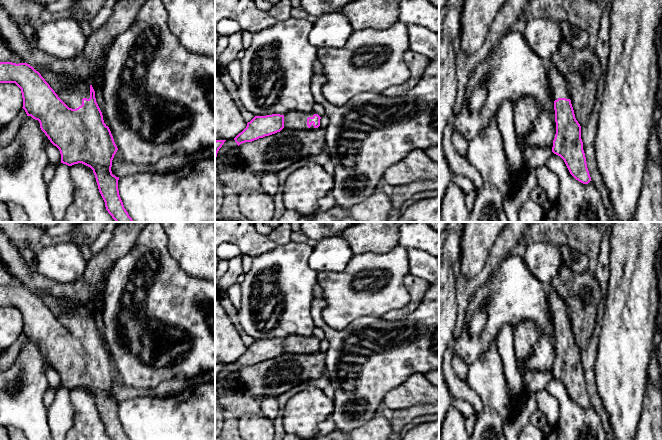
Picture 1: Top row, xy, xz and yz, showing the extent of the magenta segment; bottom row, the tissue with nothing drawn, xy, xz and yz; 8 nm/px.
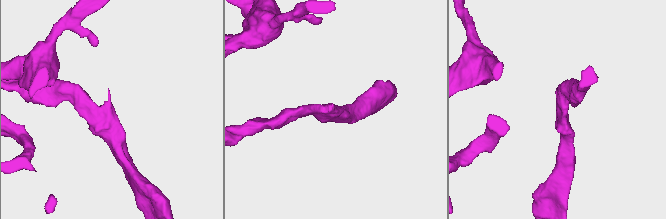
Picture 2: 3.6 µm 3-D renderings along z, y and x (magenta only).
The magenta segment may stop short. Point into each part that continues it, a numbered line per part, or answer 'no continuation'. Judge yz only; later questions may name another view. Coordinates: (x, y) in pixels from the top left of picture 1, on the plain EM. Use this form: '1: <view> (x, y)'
1: yz (559, 310)

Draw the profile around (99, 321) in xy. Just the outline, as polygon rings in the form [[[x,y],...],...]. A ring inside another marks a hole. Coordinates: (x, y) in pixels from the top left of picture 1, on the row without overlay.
[[[103,297],[97,298],[94,301],[94,305],[96,307],[95,322],[96,322],[97,328],[102,336],[104,347],[106,348],[106,350],[108,350],[108,345],[107,345],[106,339],[104,336],[105,325],[104,325],[104,321],[103,321],[103,310],[100,308],[100,304],[102,302],[103,302]]]

